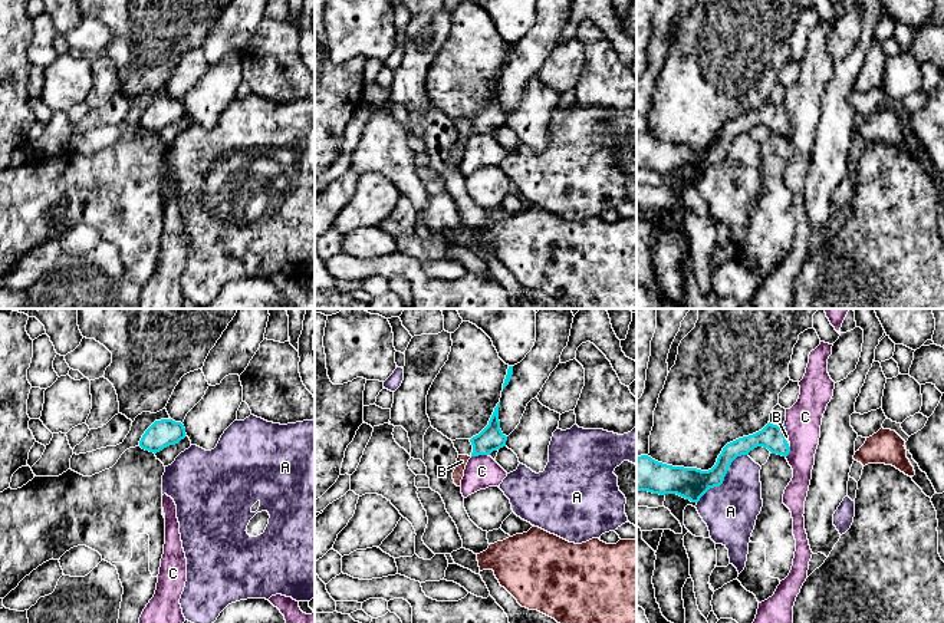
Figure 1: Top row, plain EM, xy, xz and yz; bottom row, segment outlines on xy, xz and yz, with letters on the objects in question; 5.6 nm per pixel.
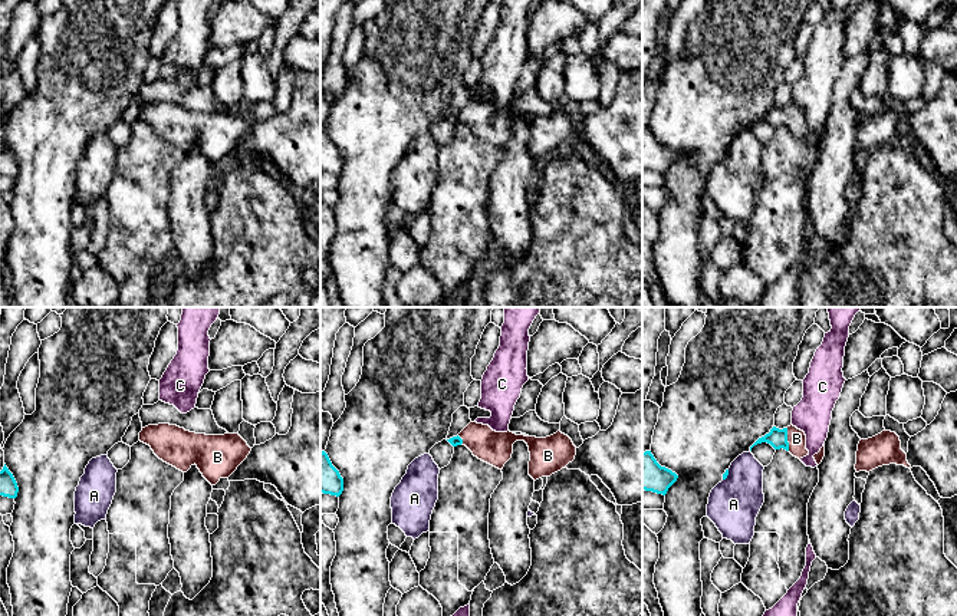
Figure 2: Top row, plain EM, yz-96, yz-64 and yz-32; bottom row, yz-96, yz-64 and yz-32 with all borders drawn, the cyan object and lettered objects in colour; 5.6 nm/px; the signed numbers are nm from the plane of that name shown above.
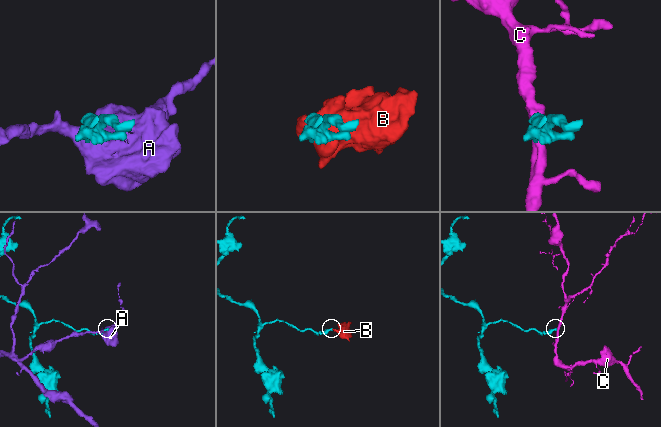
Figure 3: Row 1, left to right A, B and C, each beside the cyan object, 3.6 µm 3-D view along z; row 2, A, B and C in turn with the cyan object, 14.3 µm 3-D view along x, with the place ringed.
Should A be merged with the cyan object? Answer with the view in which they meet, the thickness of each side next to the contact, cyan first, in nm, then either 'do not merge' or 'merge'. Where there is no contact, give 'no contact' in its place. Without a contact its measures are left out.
contact in yz; calibres 180 and 300 nm; do not merge

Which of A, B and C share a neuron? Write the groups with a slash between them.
A / B / C

